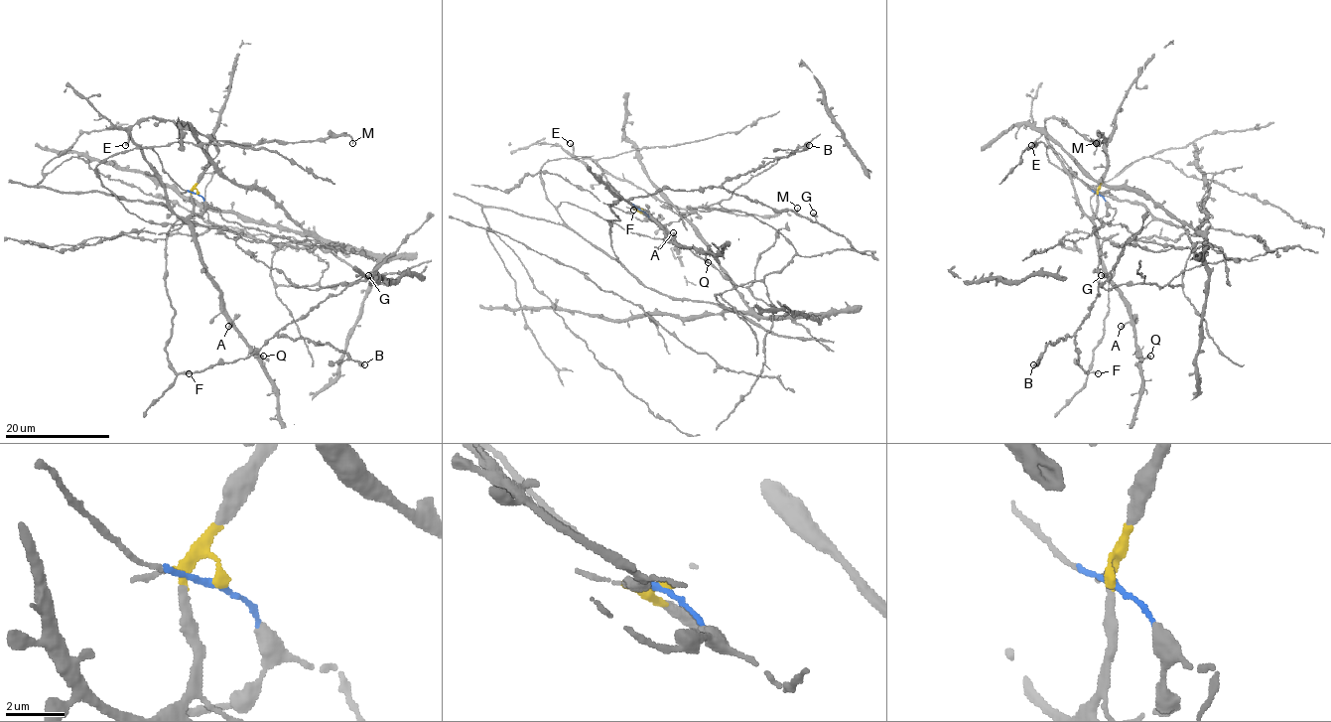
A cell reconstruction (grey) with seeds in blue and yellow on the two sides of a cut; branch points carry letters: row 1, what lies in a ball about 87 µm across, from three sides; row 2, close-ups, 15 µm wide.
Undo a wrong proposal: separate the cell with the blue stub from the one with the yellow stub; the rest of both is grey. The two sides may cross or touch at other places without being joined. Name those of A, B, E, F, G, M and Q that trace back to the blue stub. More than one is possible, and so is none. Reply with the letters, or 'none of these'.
B, F, G

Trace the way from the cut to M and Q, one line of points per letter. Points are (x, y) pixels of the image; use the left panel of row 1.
M: (197, 193), (193, 210), (179, 216), (131, 136), (135, 123), (164, 118), (237, 144), (348, 135), (352, 143)
Q: (197, 193), (196, 189), (192, 192), (189, 229), (203, 271), (219, 292), (225, 319), (261, 358), (264, 356)

